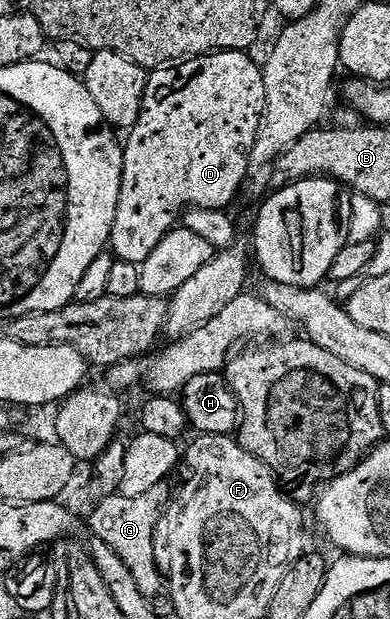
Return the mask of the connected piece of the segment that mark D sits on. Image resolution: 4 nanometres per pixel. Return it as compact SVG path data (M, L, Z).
M222 50L220 54L206 54L200 58L189 58L185 62L172 64L166 68L160 68L147 79L145 96L143 97L143 107L141 116L137 124L126 135L123 146L123 171L121 172L121 192L117 200L117 216L113 220L111 229L111 241L109 243L110 253L121 260L129 260L129 264L142 264L157 248L159 241L168 232L176 229L184 210L194 208L197 210L227 210L230 202L239 194L239 189L243 186L243 181L248 181L249 160L251 159L251 149L257 140L257 128L259 127L259 117L265 112L265 80L260 63L251 59L250 53L242 50Z

